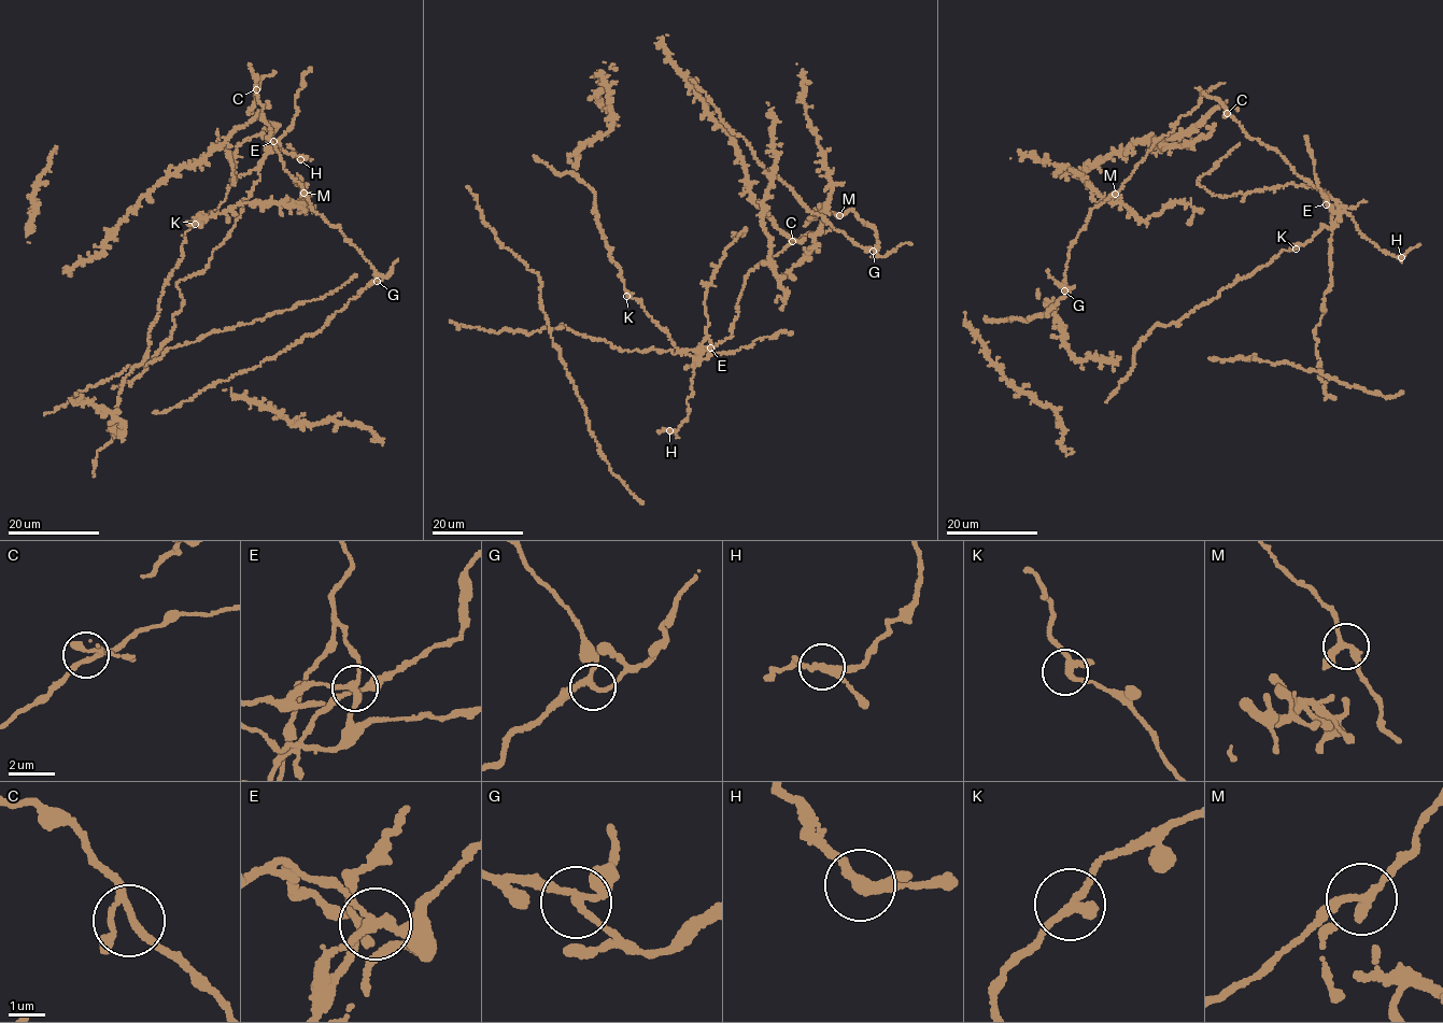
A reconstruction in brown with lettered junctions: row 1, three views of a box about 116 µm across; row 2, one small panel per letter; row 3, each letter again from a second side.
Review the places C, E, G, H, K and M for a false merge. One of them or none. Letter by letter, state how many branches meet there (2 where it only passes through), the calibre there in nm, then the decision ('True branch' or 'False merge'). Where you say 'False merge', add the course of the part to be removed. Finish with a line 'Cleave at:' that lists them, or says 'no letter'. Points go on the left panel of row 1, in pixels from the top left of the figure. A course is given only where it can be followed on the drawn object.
C: Branches: 3. Thickness 160 nm. True branch
E: Branches: 3. Thickness 200 nm. False merge. Course of the part to remove: (273, 141), (241, 216), (210, 266), (175, 283), (183, 306), (173, 315), (172, 338), (144, 372), (111, 387)
G: Branches: 3. Thickness 180 nm. True branch
H: Branches: 3. Thickness 240 nm. True branch
K: Branches: 3. Thickness 200 nm. True branch
M: Branches: 3. Thickness 240 nm. True branch
Cleave at: E

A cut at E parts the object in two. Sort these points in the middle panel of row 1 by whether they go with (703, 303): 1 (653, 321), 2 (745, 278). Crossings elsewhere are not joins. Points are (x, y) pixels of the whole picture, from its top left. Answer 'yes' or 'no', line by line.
1: no
2: no

